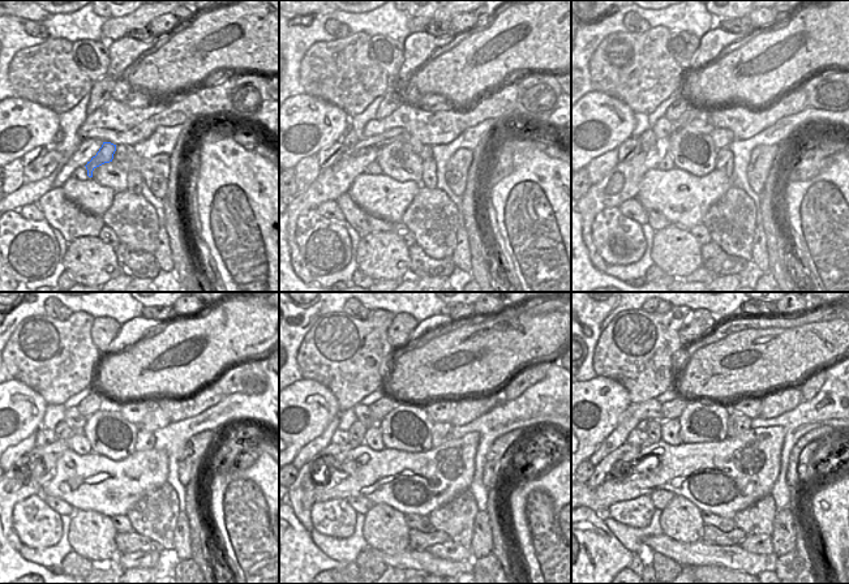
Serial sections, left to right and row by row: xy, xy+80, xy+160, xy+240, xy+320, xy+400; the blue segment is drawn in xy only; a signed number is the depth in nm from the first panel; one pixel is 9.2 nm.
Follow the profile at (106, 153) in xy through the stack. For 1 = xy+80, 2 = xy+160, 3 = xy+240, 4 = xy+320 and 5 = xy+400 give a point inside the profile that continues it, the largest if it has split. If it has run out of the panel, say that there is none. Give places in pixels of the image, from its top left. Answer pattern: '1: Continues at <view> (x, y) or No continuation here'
1: Continues at xy+80 (416, 146)
2: Continues at xy+160 (721, 138)
3: Continues at xy+240 (157, 419)
4: Continues at xy+320 (468, 408)
5: Continues at xy+400 (784, 399).

